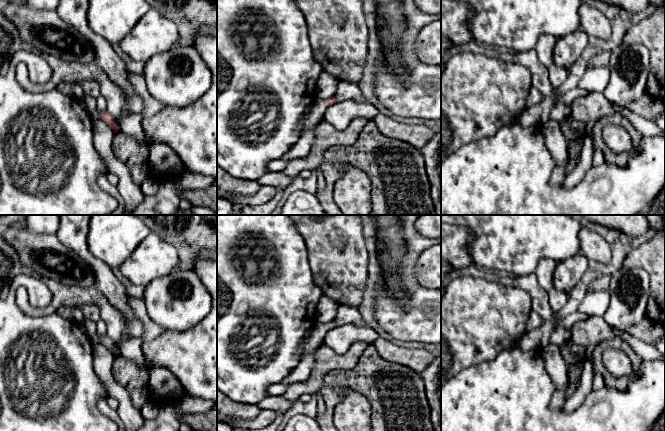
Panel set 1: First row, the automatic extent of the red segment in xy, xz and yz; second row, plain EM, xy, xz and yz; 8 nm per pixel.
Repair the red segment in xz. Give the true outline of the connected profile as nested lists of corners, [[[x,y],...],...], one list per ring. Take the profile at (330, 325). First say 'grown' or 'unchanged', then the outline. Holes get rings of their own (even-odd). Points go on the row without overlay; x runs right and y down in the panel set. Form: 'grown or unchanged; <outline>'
grown; [[[335,321],[328,323],[316,322],[311,330],[307,332],[299,346],[298,356],[300,361],[309,353],[315,353],[318,348],[324,345],[326,333],[336,327]]]

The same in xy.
grown; [[[85,319],[81,326],[93,345],[103,344],[114,357],[119,355],[118,350],[115,348],[115,342],[111,338],[109,338],[107,335],[102,337],[98,336],[96,322]]]

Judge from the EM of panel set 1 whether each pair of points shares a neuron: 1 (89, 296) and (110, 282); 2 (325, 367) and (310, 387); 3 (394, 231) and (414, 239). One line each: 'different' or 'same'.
1: different
2: same
3: different

